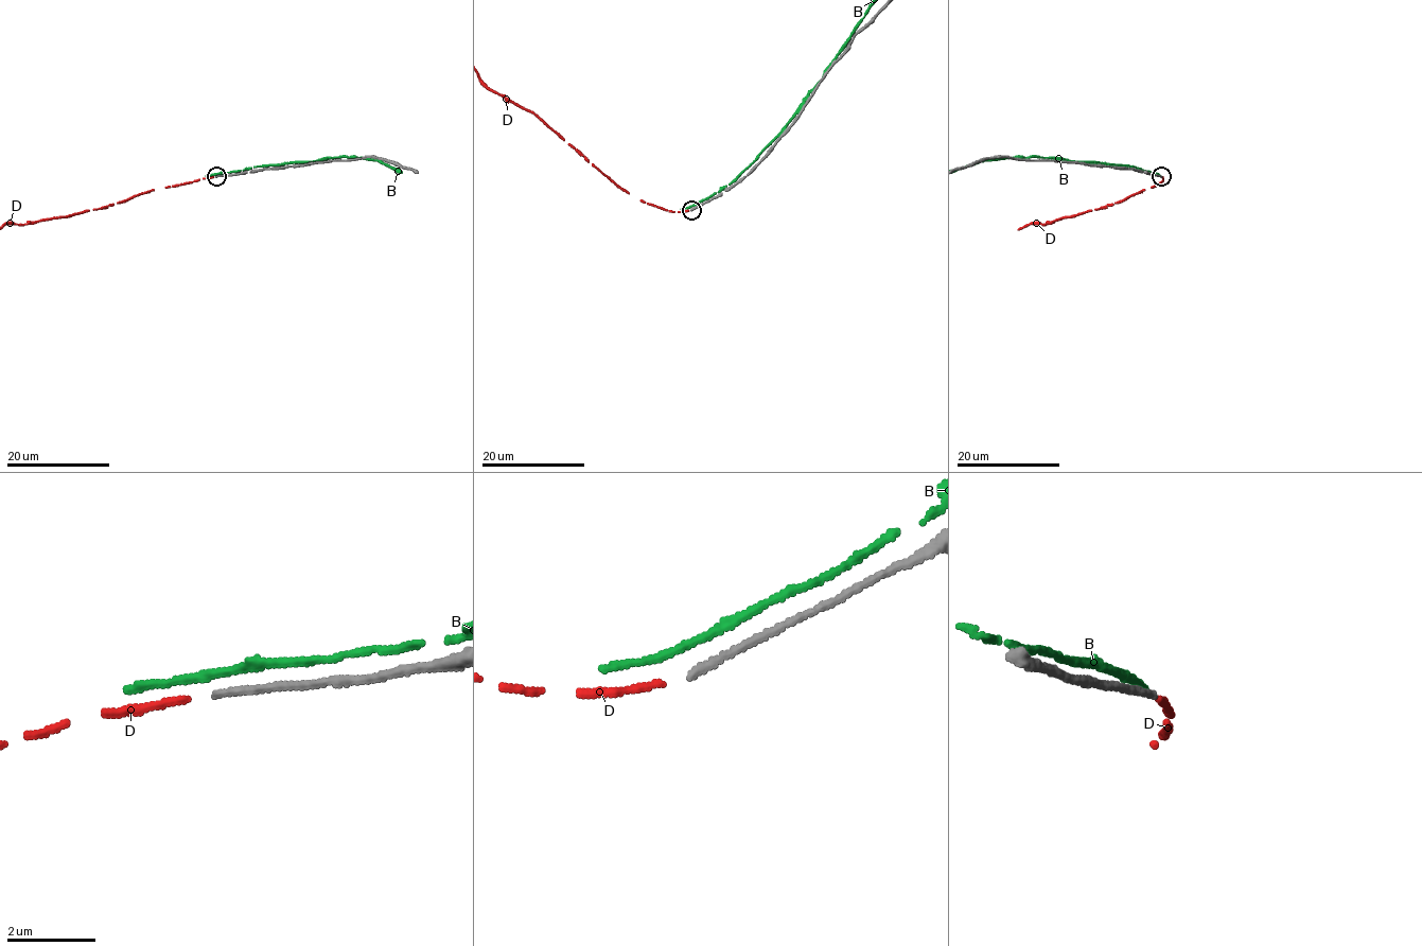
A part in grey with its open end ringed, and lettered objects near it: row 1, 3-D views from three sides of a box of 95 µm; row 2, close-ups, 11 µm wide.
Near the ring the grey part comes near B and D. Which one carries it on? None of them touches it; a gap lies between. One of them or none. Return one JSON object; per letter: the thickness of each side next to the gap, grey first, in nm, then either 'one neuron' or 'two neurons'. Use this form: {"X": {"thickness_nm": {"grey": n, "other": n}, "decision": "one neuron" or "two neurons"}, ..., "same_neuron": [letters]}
{"B": {"thickness_nm": {"grey": 160, "other": 170}, "decision": "two neurons"}, "D": {"thickness_nm": {"grey": 160, "other": 150}, "decision": "one neuron"}, "same_neuron": ["D"]}

